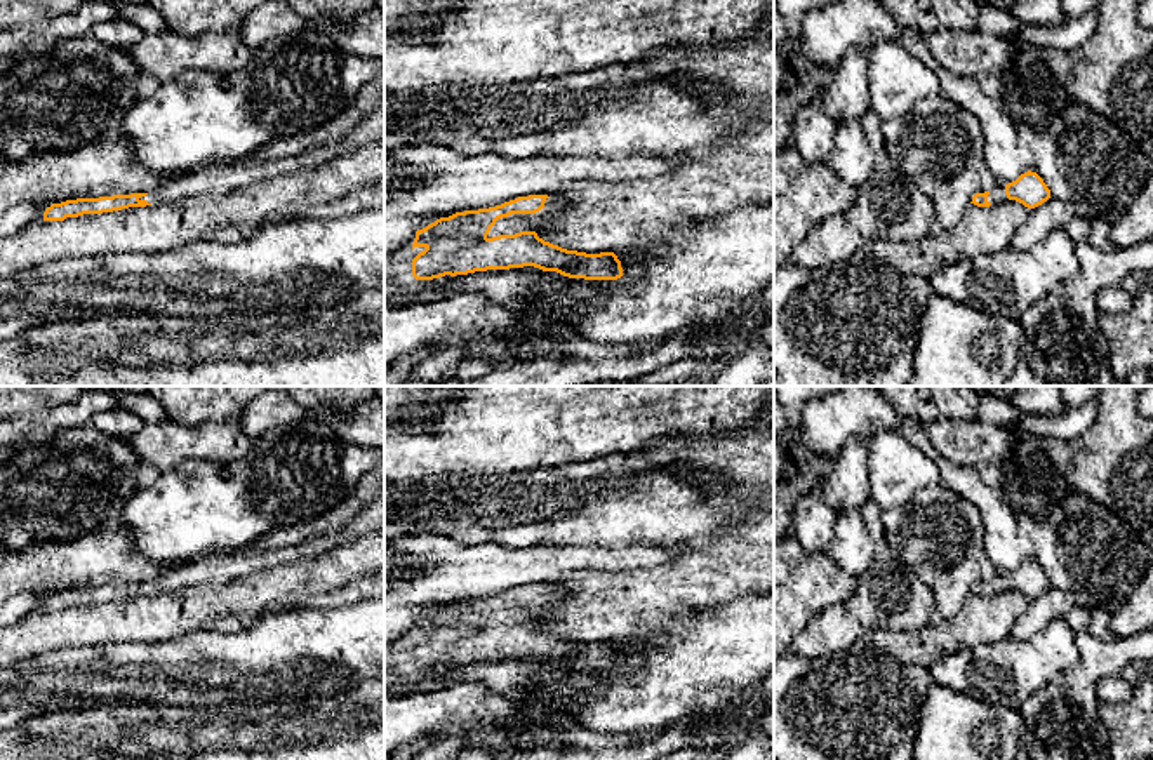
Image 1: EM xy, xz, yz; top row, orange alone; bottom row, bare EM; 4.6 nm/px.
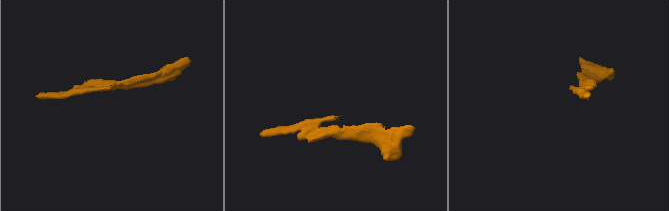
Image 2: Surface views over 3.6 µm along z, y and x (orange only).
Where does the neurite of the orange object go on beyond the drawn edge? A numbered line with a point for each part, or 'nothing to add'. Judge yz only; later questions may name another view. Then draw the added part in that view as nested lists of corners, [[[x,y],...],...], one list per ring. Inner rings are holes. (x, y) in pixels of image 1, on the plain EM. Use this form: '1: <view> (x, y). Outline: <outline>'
1: yz (997, 583). Outline: [[[996,574],[988,584],[988,591],[991,595],[995,595],[998,591],[1005,591],[1005,590],[1009,590],[1007,584],[1005,584],[1005,574]]]

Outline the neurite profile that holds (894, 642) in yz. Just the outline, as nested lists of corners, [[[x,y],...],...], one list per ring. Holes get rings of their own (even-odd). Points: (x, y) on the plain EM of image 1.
[[[1016,590],[990,597],[969,593],[951,621],[934,610],[922,630],[876,630],[870,640],[876,650],[929,670],[943,656],[1007,638],[1028,602],[1030,598]]]

